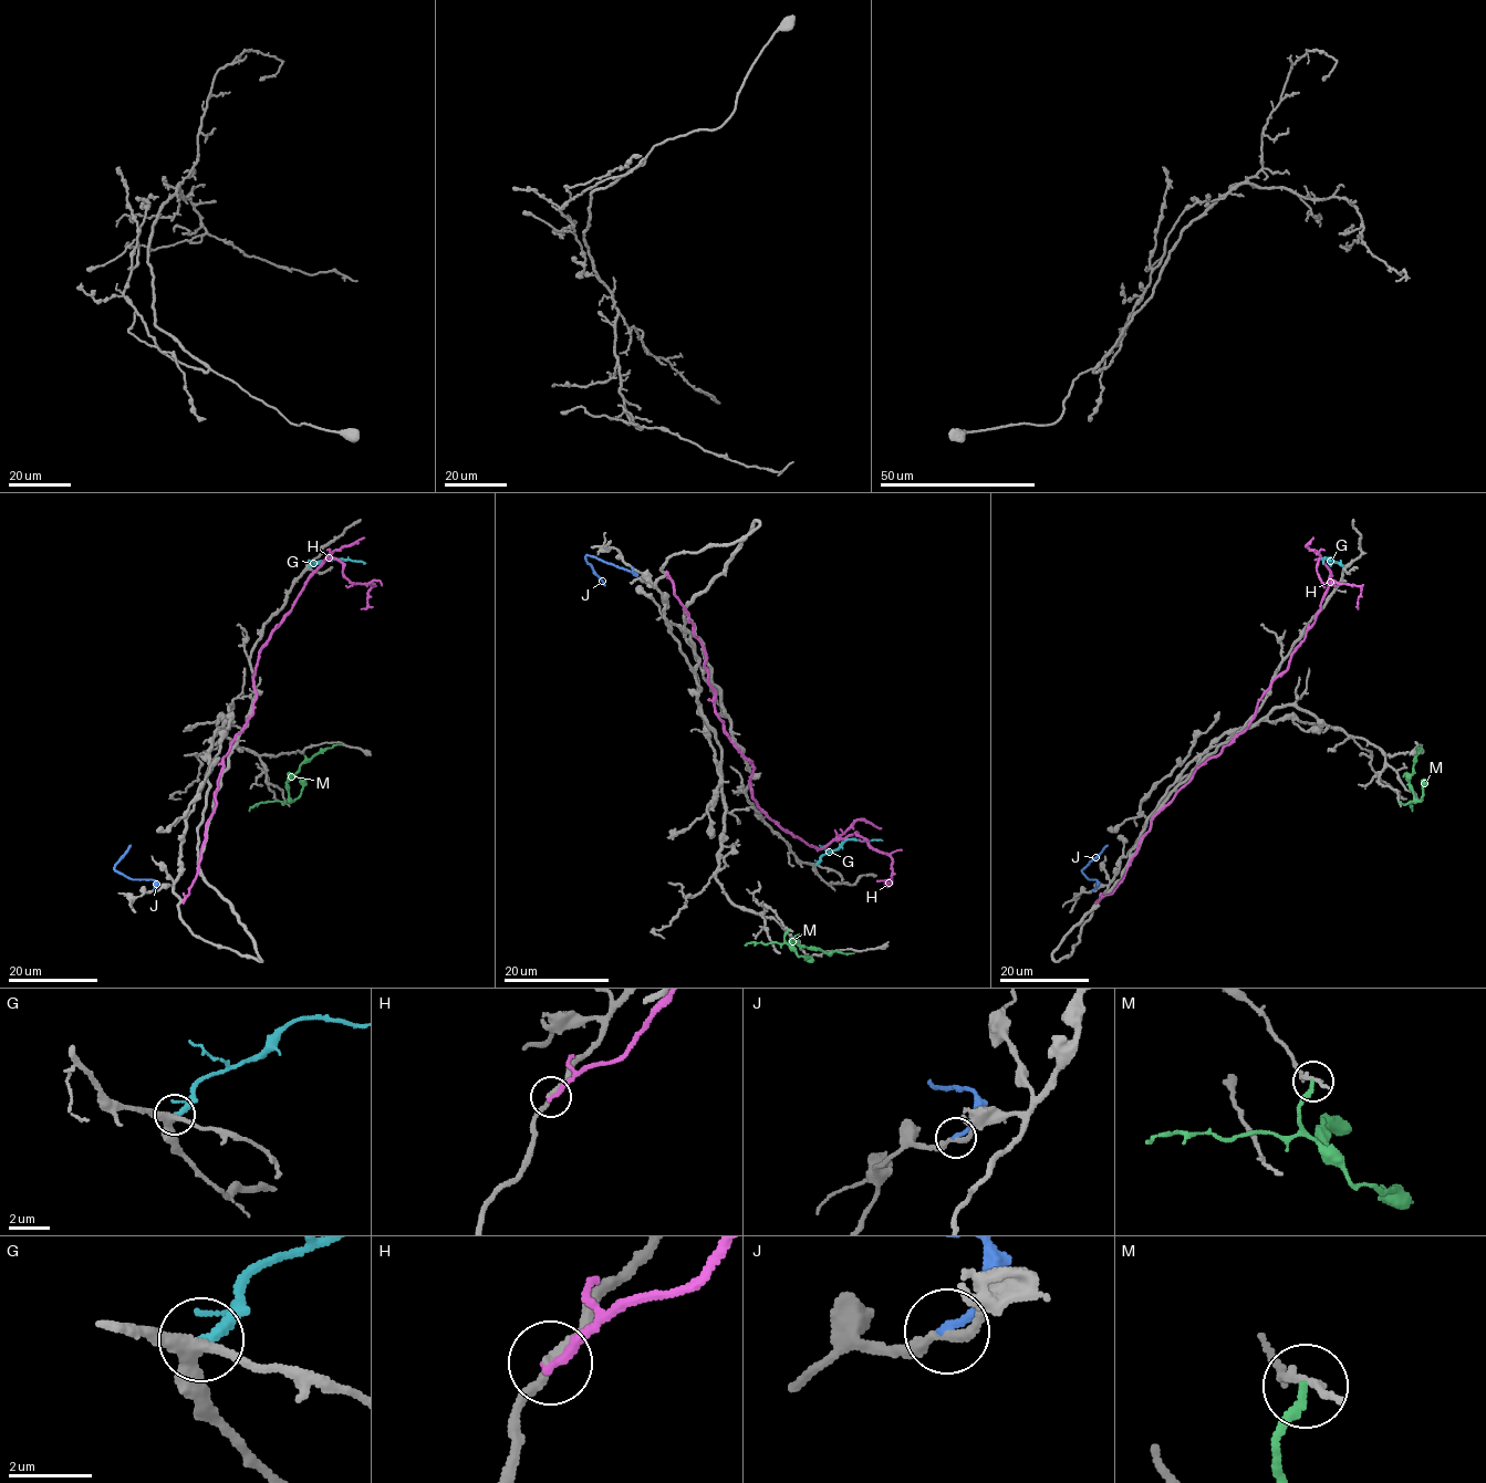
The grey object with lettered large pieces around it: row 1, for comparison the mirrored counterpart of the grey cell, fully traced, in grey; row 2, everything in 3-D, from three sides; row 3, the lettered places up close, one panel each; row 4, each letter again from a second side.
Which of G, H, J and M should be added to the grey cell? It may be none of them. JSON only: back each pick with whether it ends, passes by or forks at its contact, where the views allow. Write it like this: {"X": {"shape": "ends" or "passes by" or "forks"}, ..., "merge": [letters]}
{"G": {"shape": "ends"}, "merge": ["G"]}

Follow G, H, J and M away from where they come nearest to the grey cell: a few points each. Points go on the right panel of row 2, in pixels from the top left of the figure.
G: (1343, 566), (1332, 560), (1323, 560), (1323, 563)
H: (1095, 901), (1286, 670), (1328, 587), (1319, 561), (1323, 583), (1360, 587), (1358, 608)
J: (1092, 890), (1095, 880), (1087, 878), (1082, 870), (1107, 845)
M: (1399, 802), (1406, 804), (1414, 800), (1409, 782), (1420, 744)

